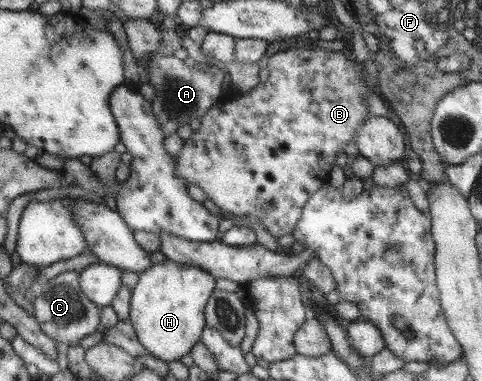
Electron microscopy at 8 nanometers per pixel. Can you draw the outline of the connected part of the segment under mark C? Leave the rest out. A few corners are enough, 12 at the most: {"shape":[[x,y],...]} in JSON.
{"shape":[[80,272],[35,285],[33,317],[68,346],[93,334],[101,307]]}

